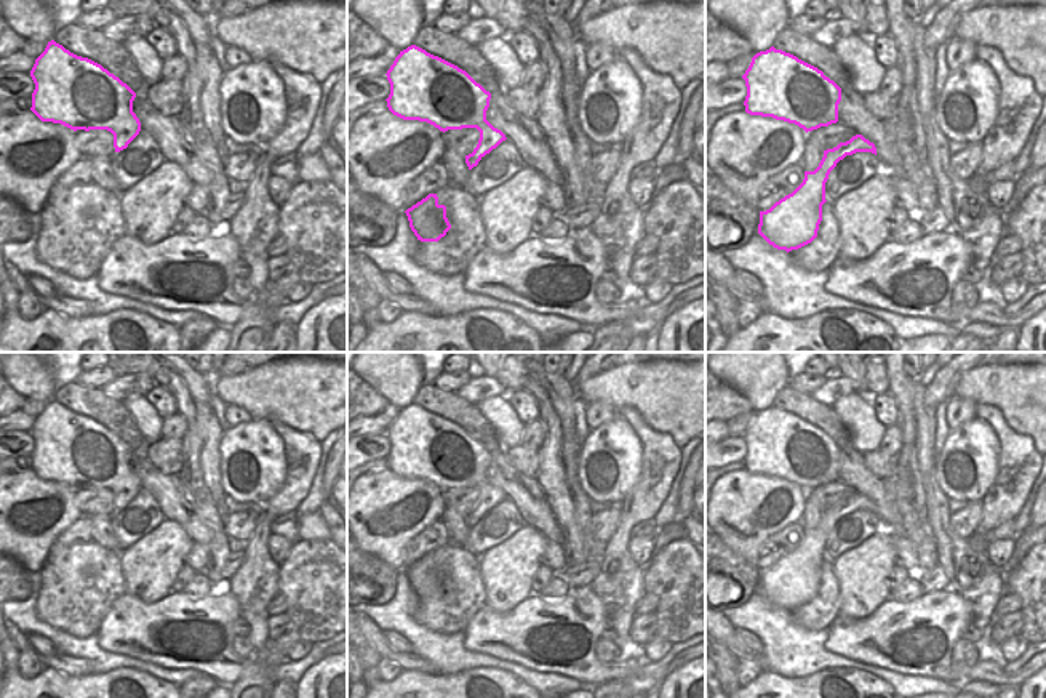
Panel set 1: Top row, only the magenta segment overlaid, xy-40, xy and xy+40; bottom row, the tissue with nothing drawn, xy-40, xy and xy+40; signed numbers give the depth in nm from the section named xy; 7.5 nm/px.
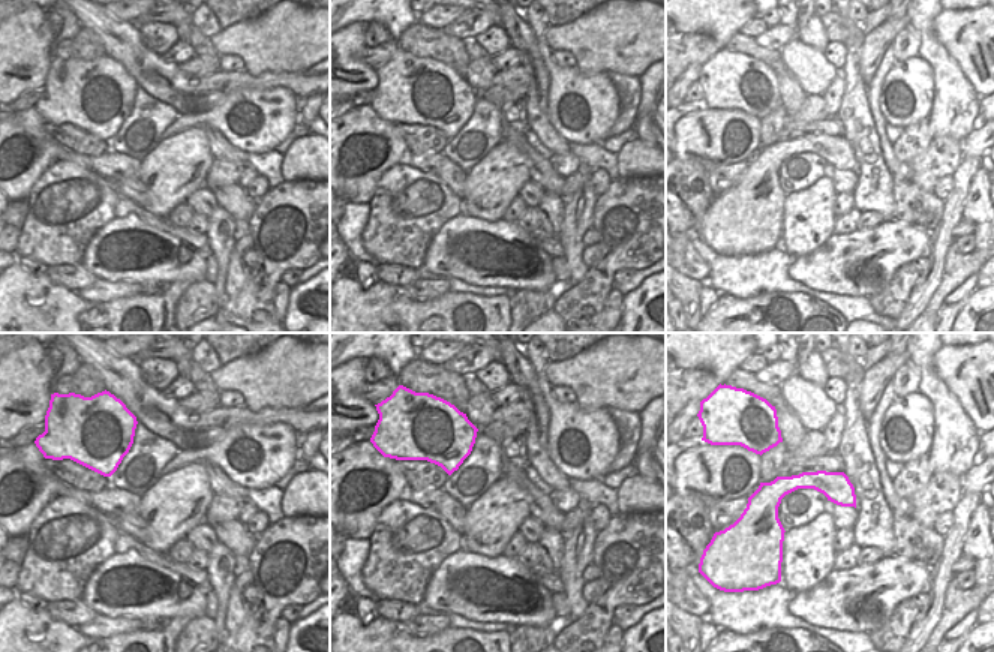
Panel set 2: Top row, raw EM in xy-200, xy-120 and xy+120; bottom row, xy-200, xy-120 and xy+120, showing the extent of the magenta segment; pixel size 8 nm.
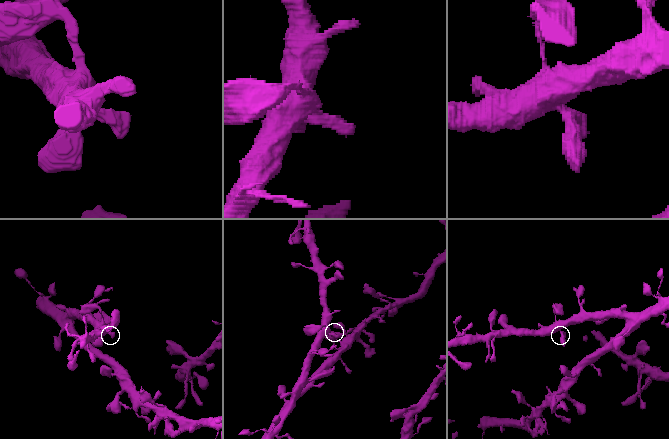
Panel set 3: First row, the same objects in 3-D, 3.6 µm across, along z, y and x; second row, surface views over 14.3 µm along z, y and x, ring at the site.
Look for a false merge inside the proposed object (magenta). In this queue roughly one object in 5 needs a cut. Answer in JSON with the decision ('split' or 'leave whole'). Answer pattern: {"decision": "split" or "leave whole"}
{"decision": "leave whole"}

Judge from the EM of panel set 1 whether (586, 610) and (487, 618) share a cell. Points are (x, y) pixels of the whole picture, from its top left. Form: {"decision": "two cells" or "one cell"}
{"decision": "one cell"}

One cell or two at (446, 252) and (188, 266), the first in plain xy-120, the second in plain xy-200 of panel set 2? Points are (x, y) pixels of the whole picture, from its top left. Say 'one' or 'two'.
one

